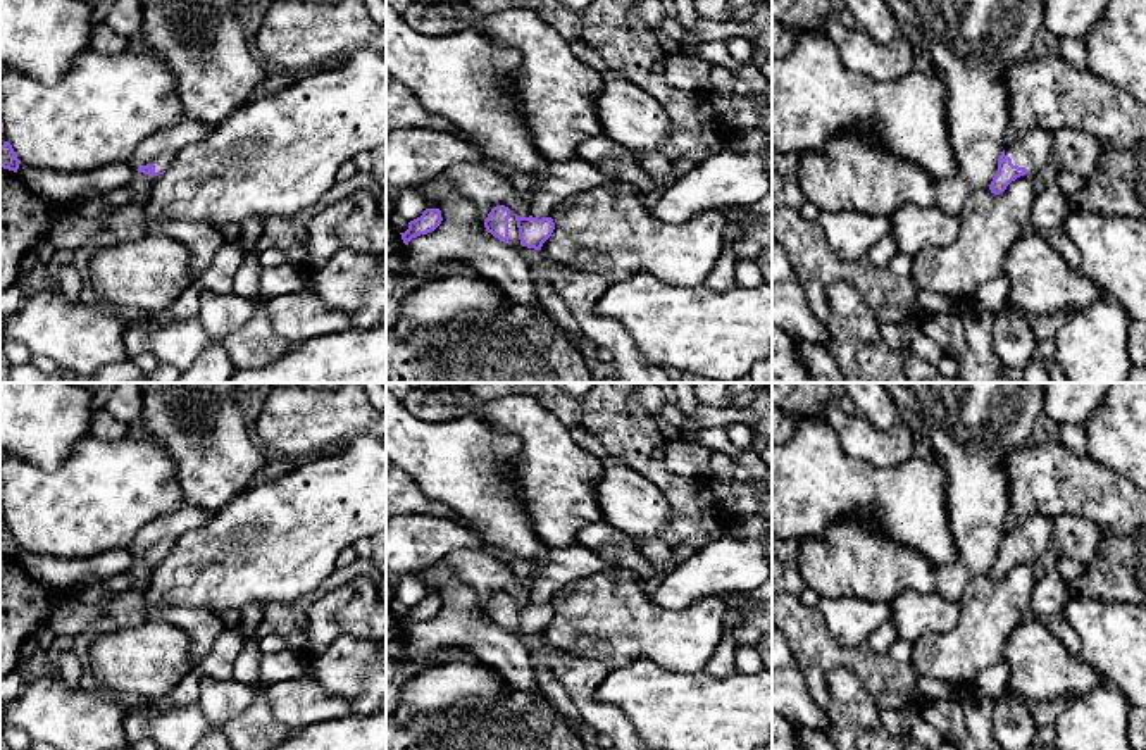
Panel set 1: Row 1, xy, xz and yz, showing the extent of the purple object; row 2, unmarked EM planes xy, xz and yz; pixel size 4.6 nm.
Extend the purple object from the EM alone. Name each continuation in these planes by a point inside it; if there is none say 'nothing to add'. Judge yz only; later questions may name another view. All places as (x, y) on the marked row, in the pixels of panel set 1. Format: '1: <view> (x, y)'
1: yz (1031, 150)

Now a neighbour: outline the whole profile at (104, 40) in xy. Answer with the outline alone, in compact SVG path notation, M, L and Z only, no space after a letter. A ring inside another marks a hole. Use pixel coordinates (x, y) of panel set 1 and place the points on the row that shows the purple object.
M103 21L97 22L91 36L91 50L102 55L121 53L136 47L136 40L119 36Z

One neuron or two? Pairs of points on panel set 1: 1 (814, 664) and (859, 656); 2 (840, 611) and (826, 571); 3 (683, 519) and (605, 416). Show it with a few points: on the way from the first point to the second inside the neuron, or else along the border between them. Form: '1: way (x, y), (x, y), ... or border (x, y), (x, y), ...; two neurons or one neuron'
1: way (824, 656), (848, 656); one neuron
2: border (821, 597), (859, 597), (876, 602); two neurons
3: way (679, 493), (631, 442); one neuron

